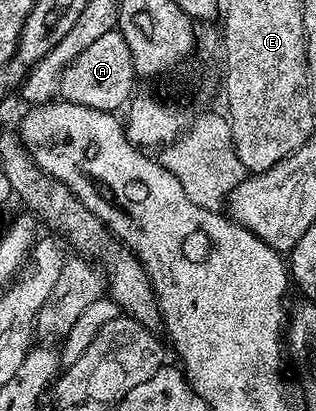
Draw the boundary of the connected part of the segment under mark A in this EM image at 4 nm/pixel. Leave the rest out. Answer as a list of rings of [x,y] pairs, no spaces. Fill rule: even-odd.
[[[116,30],[97,38],[93,46],[81,50],[81,54],[77,54],[73,62],[65,66],[65,70],[59,76],[59,96],[74,104],[118,113],[132,99],[136,91],[135,83],[137,77],[133,66],[133,54],[129,54],[125,38]]]

